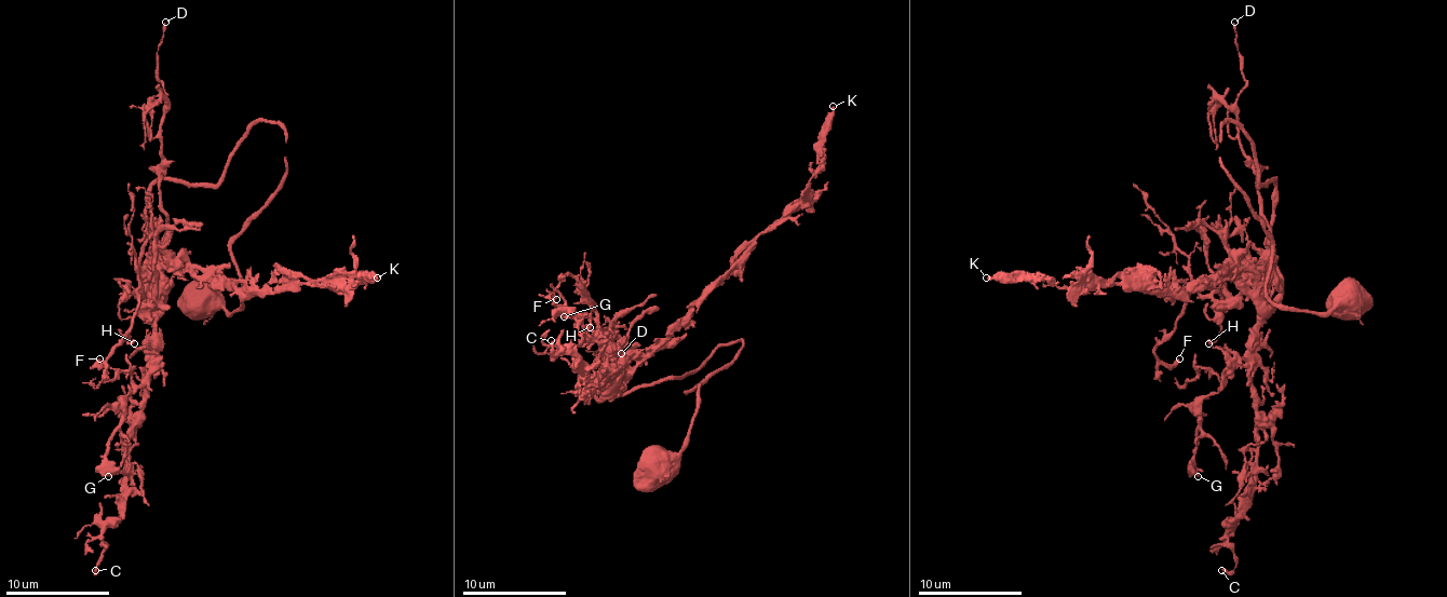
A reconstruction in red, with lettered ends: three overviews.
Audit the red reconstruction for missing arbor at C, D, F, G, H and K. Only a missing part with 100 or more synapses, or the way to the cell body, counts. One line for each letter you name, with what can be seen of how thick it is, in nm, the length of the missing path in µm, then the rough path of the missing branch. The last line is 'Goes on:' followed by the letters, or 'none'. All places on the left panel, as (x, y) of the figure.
Goes on: none

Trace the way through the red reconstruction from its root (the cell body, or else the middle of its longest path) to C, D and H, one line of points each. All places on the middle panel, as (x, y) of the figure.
C: (656, 465), (687, 439), (687, 390), (741, 338), (684, 377), (608, 395), (606, 371), (580, 377), (551, 340)
D: (656, 465), (687, 439), (687, 390), (741, 338), (684, 377), (608, 395), (621, 353)
H: (656, 465), (687, 439), (687, 390), (741, 338), (684, 377), (608, 395), (611, 348), (590, 327)

